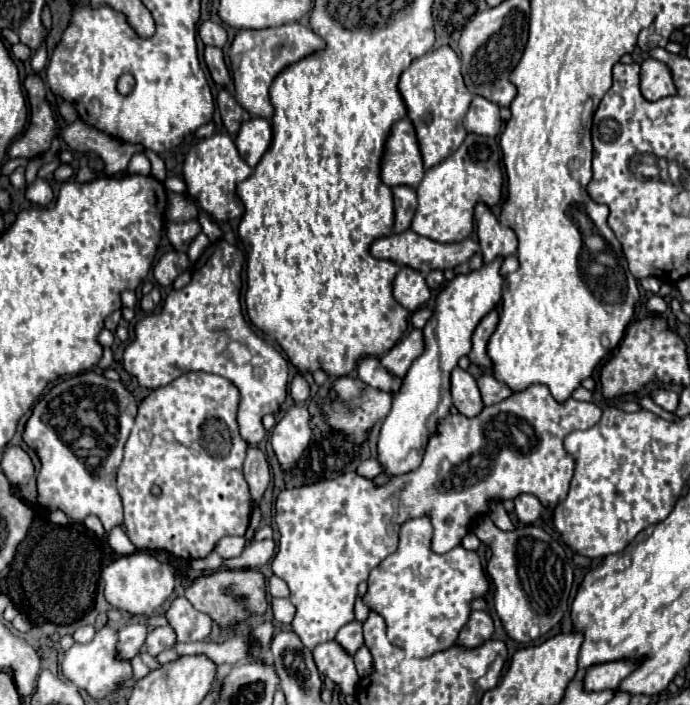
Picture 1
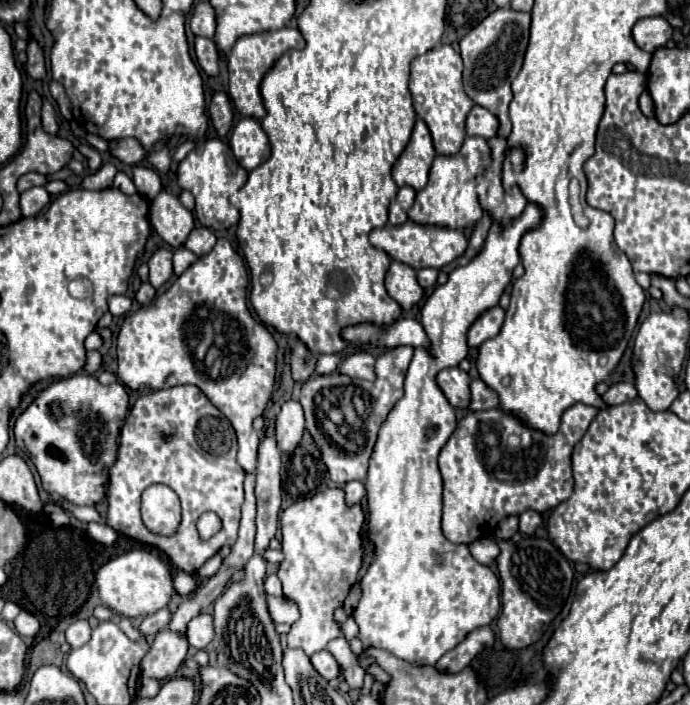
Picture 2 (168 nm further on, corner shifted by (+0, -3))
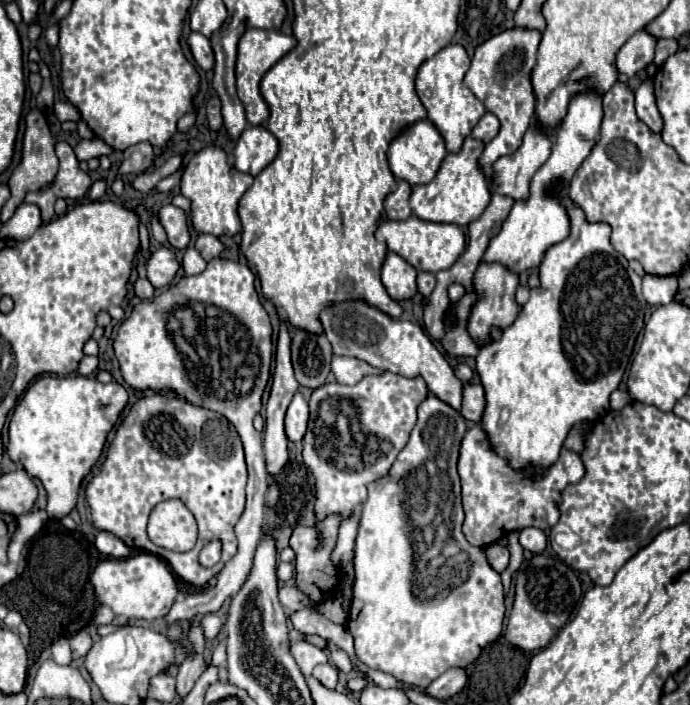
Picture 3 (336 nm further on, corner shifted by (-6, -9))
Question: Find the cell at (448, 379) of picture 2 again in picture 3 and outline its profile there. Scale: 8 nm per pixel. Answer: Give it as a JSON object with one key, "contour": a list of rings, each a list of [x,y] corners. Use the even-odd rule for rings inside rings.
{"contour":[[[360,300],[332,304],[322,310],[320,320],[336,356],[354,356],[380,370],[396,372],[408,378],[420,374],[440,400],[450,404],[454,410],[460,410],[464,382],[454,374],[454,368],[446,362],[442,352],[436,350],[432,338],[418,324],[408,320],[392,320]]]}

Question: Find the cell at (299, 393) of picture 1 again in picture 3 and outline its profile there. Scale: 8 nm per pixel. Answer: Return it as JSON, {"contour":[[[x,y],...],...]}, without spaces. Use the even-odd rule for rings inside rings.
{"contour":[[[296,330],[292,338],[292,364],[300,386],[314,390],[324,384],[330,374],[330,360],[332,348],[324,334],[316,336]]]}

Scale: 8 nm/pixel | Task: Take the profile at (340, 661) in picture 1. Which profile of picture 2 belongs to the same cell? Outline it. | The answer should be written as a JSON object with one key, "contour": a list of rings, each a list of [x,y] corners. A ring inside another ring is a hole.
{"contour":[[[326,650],[316,652],[316,654],[310,658],[310,662],[312,662],[312,666],[316,668],[316,672],[318,672],[322,678],[326,678],[326,680],[334,680],[334,678],[338,678],[338,674],[340,674],[338,662],[336,662],[334,656],[332,656],[330,652],[326,652]]]}

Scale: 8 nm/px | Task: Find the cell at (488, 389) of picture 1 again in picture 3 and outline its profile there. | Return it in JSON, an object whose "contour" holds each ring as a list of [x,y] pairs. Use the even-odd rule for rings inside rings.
{"contour":[[[466,384],[466,388],[464,388],[464,402],[462,402],[460,414],[466,420],[480,422],[482,414],[484,414],[484,408],[486,408],[486,396],[484,396],[482,384]]]}

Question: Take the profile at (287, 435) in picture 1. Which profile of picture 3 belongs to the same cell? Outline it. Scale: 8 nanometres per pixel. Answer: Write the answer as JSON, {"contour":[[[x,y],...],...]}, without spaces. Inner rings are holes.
{"contour":[[[296,394],[286,412],[286,436],[290,442],[300,442],[308,426],[308,402]]]}

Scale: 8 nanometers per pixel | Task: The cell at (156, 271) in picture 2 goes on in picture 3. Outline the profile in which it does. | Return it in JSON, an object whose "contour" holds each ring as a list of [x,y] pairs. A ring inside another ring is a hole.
{"contour":[[[170,248],[156,250],[148,260],[148,280],[154,288],[164,288],[176,276],[180,264]]]}

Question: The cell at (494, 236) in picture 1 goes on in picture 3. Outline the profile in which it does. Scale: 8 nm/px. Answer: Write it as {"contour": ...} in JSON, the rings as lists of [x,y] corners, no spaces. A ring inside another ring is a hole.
{"contour":[[[530,124],[522,146],[514,154],[500,156],[492,164],[494,176],[490,180],[490,190],[514,200],[528,200],[530,182],[540,166],[548,160],[550,152],[552,140],[548,132],[540,130],[536,124]]]}

